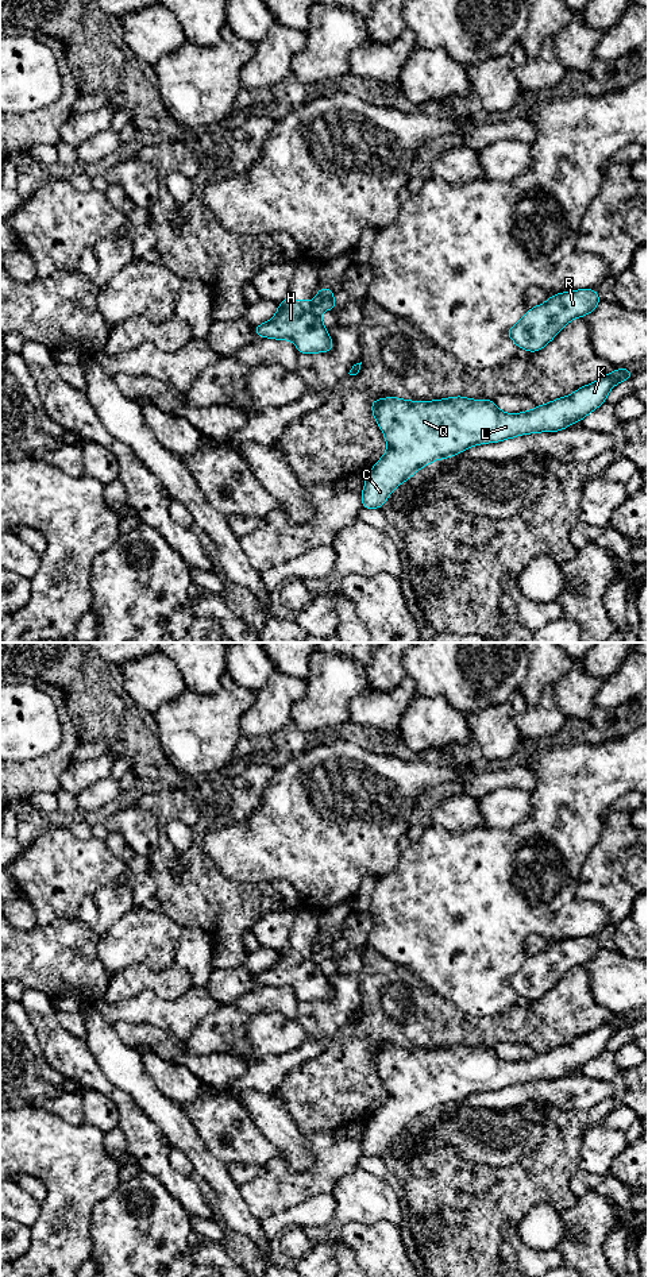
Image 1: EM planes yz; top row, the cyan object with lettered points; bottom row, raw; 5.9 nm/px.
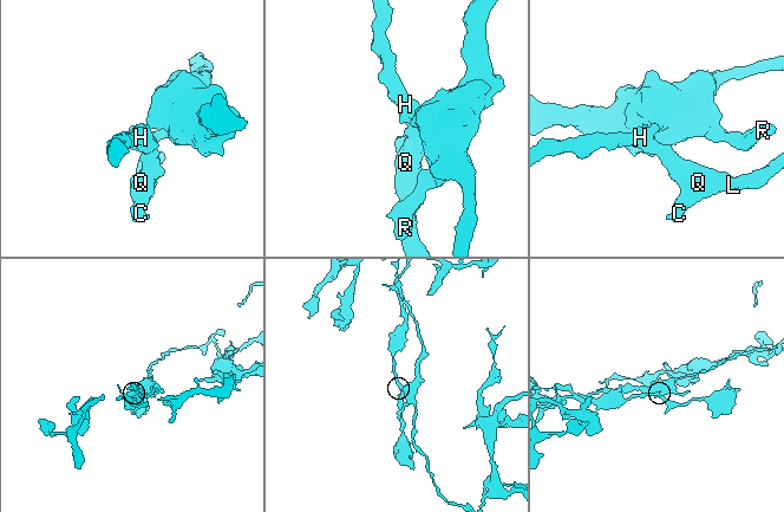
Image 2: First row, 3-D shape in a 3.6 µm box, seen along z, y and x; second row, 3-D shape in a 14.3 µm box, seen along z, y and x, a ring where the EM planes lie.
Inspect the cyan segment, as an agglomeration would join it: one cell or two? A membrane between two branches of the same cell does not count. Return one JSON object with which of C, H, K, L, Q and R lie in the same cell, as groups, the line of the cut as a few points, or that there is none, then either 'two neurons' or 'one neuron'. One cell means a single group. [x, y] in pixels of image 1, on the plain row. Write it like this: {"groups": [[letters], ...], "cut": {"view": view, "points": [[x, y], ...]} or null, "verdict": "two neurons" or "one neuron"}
{"groups": [["C", "H", "K", "L", "Q"], ["R"]], "cut": {"view": "yz", "points": [[315, 948], [319, 957]]}, "verdict": "two neurons"}

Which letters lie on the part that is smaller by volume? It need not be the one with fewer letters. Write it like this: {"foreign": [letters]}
{"foreign": ["R"]}

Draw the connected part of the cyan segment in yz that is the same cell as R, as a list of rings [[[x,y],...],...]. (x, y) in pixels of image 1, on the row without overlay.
[[[582,937],[554,942],[506,979],[518,996],[536,1000],[544,996],[571,968],[591,961],[601,946],[597,938]]]

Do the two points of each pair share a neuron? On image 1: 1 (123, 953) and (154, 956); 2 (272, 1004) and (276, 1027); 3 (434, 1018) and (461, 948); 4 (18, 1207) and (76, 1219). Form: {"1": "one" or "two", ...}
{"1": "one", "2": "two", "3": "two", "4": "two"}

